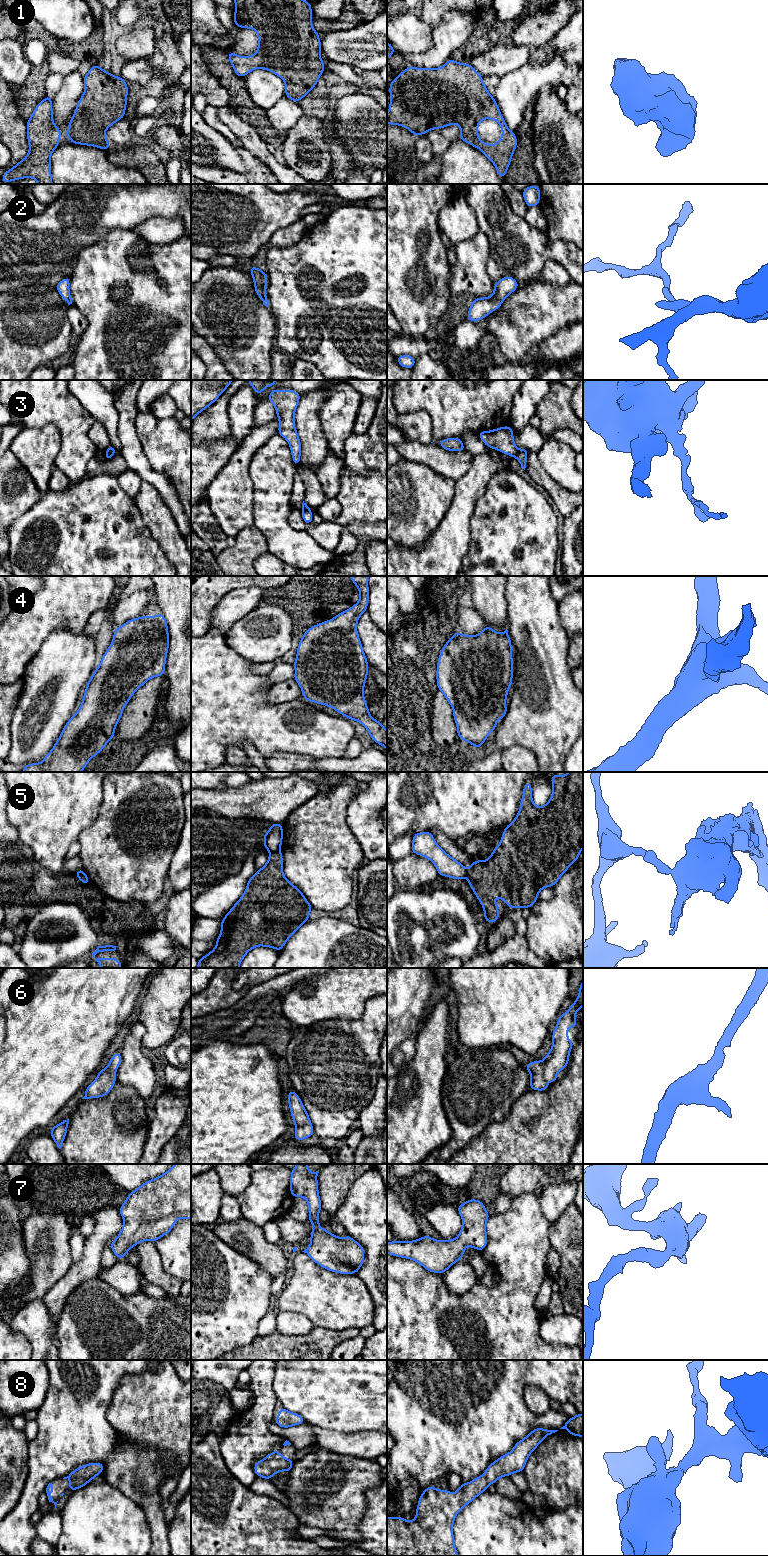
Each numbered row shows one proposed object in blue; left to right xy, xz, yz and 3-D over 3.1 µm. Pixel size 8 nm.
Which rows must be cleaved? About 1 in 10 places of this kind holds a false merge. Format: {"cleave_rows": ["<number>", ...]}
{"cleave_rows": ["3", "5"]}

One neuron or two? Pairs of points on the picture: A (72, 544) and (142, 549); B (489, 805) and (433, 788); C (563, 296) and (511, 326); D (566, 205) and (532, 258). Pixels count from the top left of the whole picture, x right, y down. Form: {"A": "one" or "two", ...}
{"A": "one", "B": "one", "C": "one", "D": "two"}

